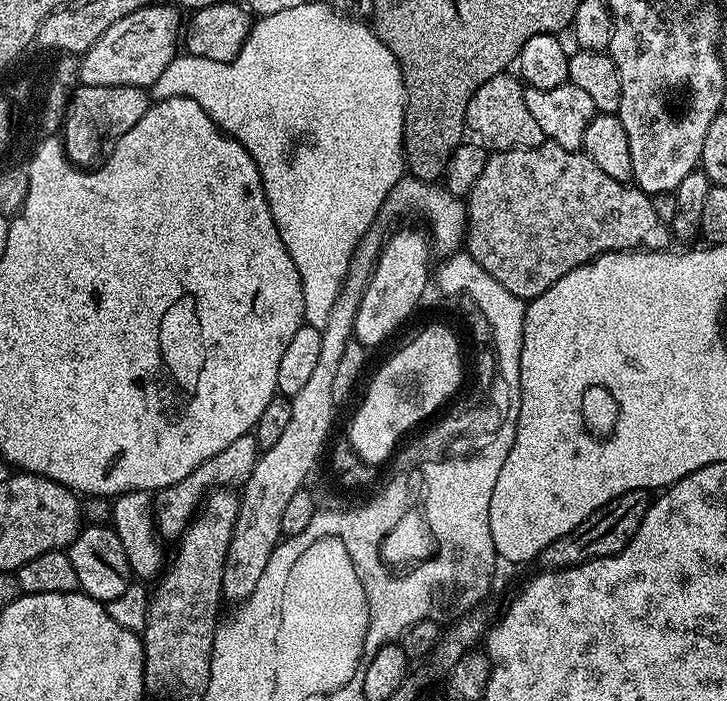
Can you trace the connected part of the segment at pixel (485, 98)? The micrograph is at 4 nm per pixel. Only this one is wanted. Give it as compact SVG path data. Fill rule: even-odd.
M501 74L490 78L470 98L466 106L464 123L474 135L475 143L489 153L505 152L511 148L533 148L545 143L542 126L534 122L530 110L526 110L525 85L515 75Z

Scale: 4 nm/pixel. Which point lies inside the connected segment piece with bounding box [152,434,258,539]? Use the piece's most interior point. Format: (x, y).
(173, 507)

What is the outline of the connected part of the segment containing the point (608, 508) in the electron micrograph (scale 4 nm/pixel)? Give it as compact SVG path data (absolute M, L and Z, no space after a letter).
M634 490L606 502L586 522L582 522L570 534L550 542L546 550L542 550L538 557L538 564L541 569L555 570L557 568L573 568L579 564L585 564L591 560L596 560L599 556L617 556L630 541L638 530L642 518L646 518L646 510L650 503L648 492Z

